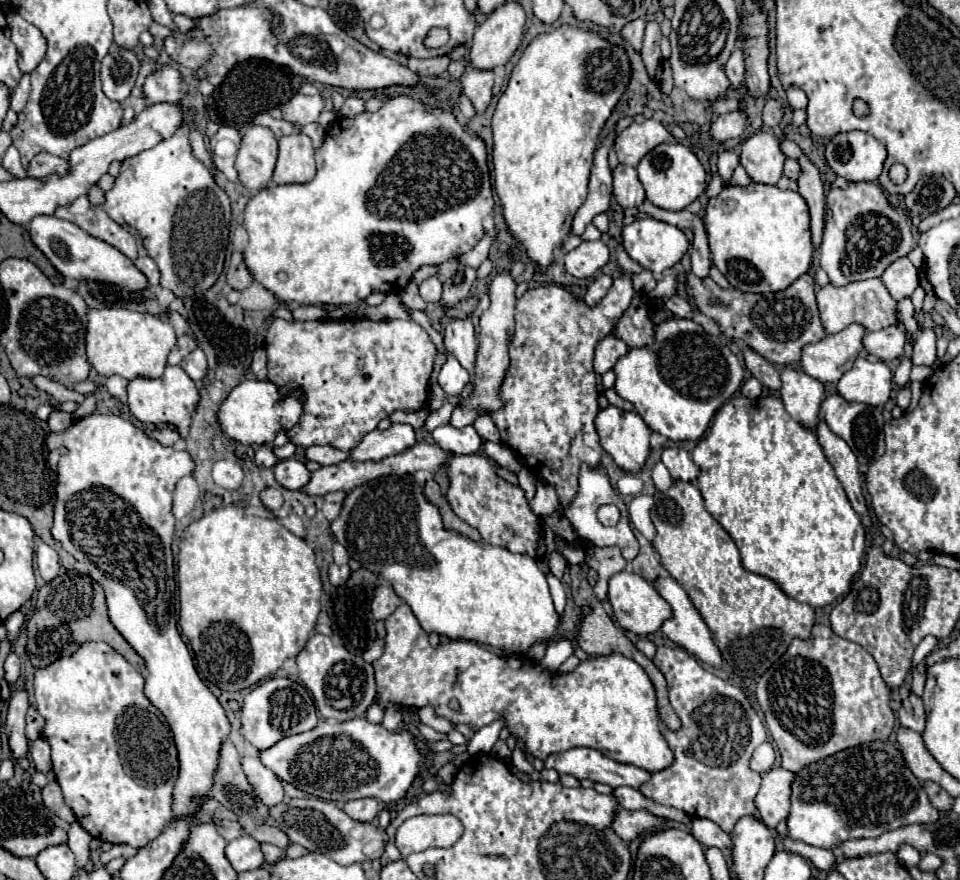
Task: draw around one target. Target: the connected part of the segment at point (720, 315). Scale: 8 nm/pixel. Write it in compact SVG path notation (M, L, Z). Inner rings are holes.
M808 273L796 279L788 289L768 295L742 293L738 289L720 289L710 277L698 279L696 275L688 275L688 285L690 295L694 297L694 305L700 313L714 319L726 337L734 341L740 339L742 343L746 341L748 347L752 347L774 365L798 363L804 345L822 341L826 337L816 307L816 283Z

